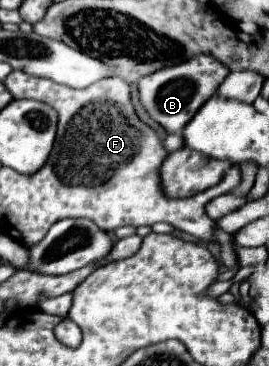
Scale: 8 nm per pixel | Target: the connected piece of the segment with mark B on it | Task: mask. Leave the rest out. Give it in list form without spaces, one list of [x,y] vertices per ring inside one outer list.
[[[197,55],[191,61],[185,61],[169,69],[161,69],[153,75],[139,79],[139,101],[151,115],[151,119],[159,123],[167,133],[179,133],[199,111],[199,107],[217,91],[219,83],[227,77],[227,73],[227,67],[223,67],[217,59],[211,59],[209,55]]]

